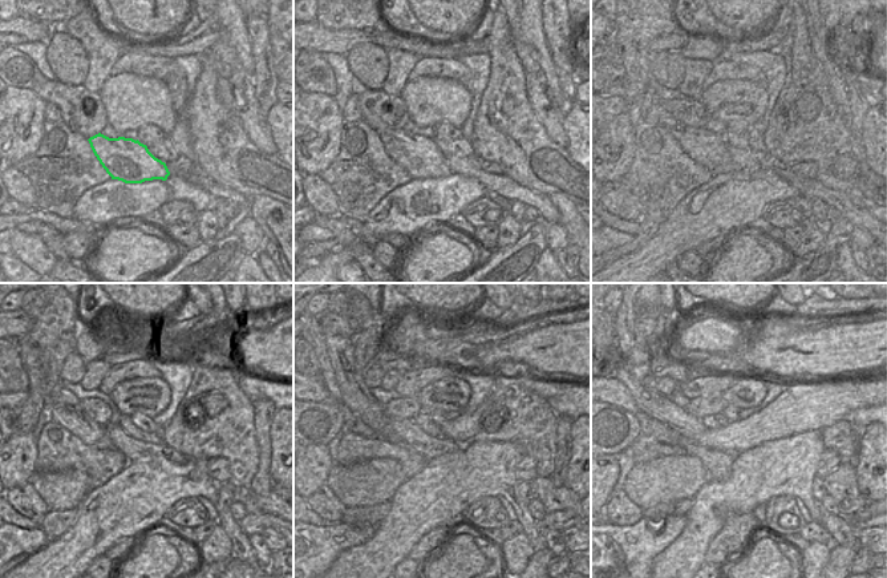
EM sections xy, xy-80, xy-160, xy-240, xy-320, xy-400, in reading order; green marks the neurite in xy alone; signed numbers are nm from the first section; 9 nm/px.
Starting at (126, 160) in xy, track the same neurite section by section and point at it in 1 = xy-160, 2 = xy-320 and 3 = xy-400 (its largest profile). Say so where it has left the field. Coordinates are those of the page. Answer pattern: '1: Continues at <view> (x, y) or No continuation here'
1: Continues at xy-160 (704, 146)
2: Continues at xy-320 (356, 396)
3: Continues at xy-400 (632, 347)

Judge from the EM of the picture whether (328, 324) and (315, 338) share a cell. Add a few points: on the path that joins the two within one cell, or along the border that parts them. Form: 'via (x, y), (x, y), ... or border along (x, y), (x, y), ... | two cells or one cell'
border along (318, 316), (325, 338) | two cells

